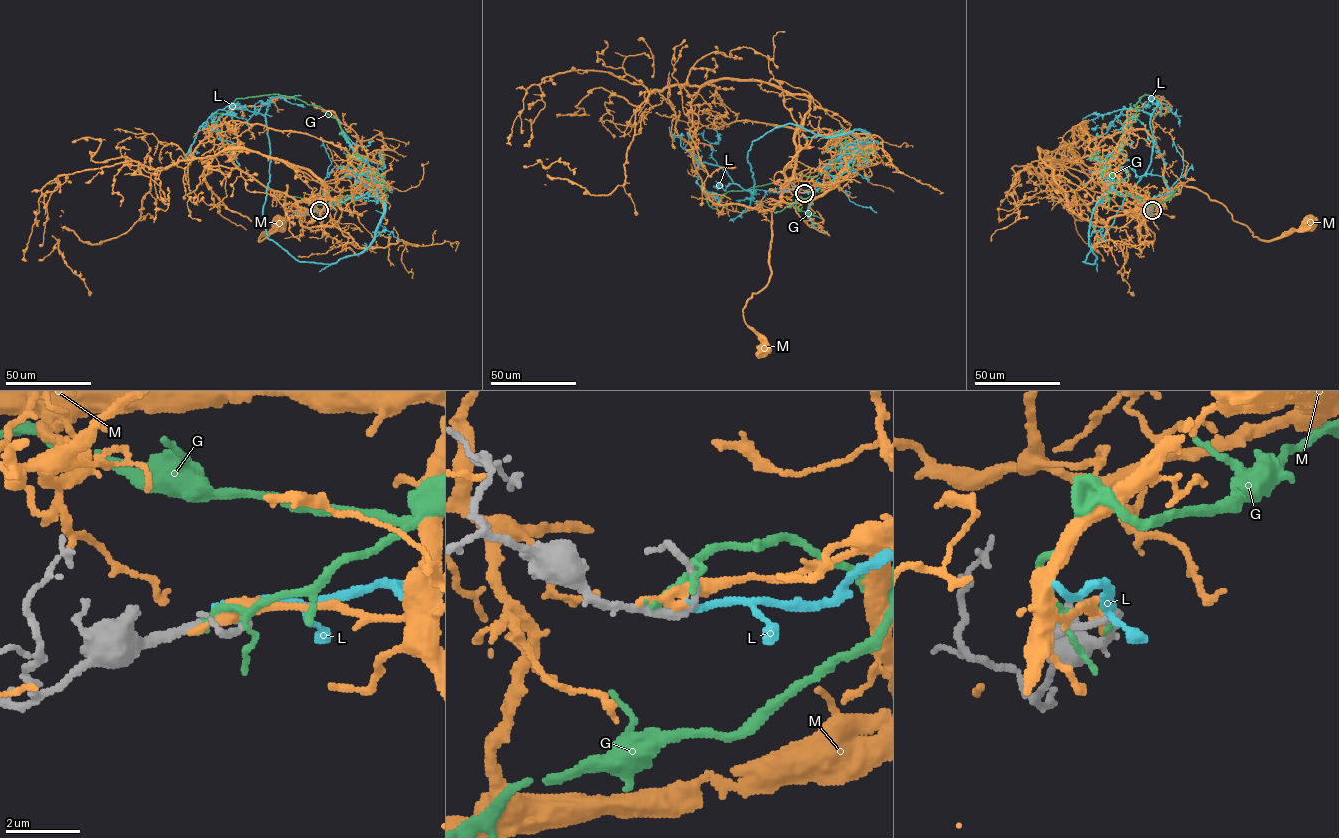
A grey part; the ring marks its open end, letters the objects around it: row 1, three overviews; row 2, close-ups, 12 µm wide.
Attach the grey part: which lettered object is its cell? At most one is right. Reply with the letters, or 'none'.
none

